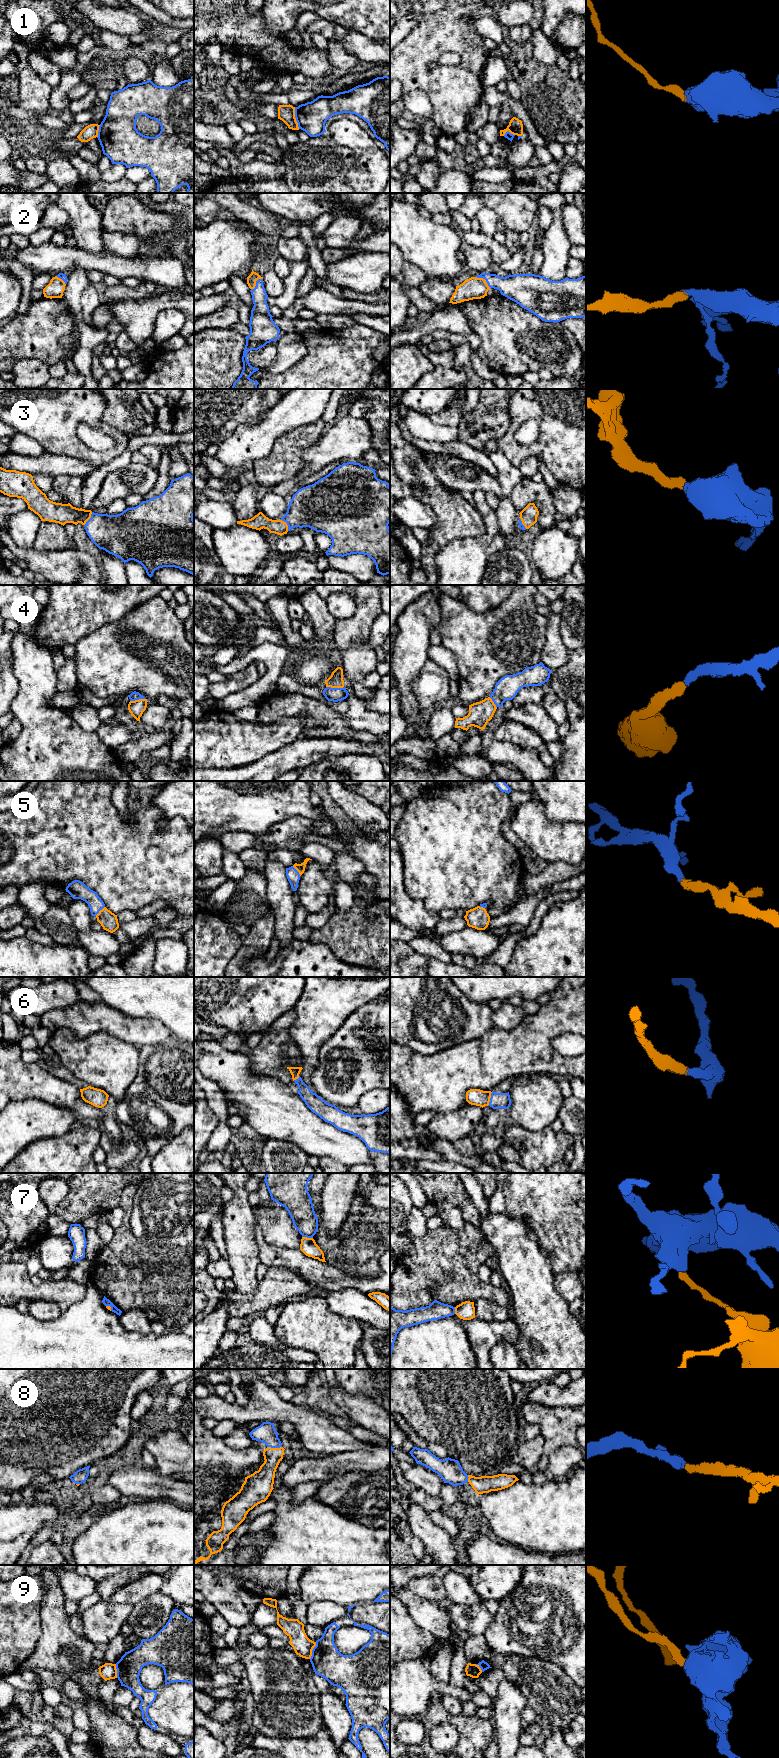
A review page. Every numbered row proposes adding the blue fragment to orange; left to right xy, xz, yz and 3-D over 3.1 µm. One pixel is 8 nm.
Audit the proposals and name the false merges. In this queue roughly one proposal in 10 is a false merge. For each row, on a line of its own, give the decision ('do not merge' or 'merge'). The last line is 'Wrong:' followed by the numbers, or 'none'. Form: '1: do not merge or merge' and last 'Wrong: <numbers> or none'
1: do not merge
2: merge
3: merge
4: merge
5: merge
6: merge
7: do not merge
8: merge
9: do not merge
Wrong: 1, 7, 9

